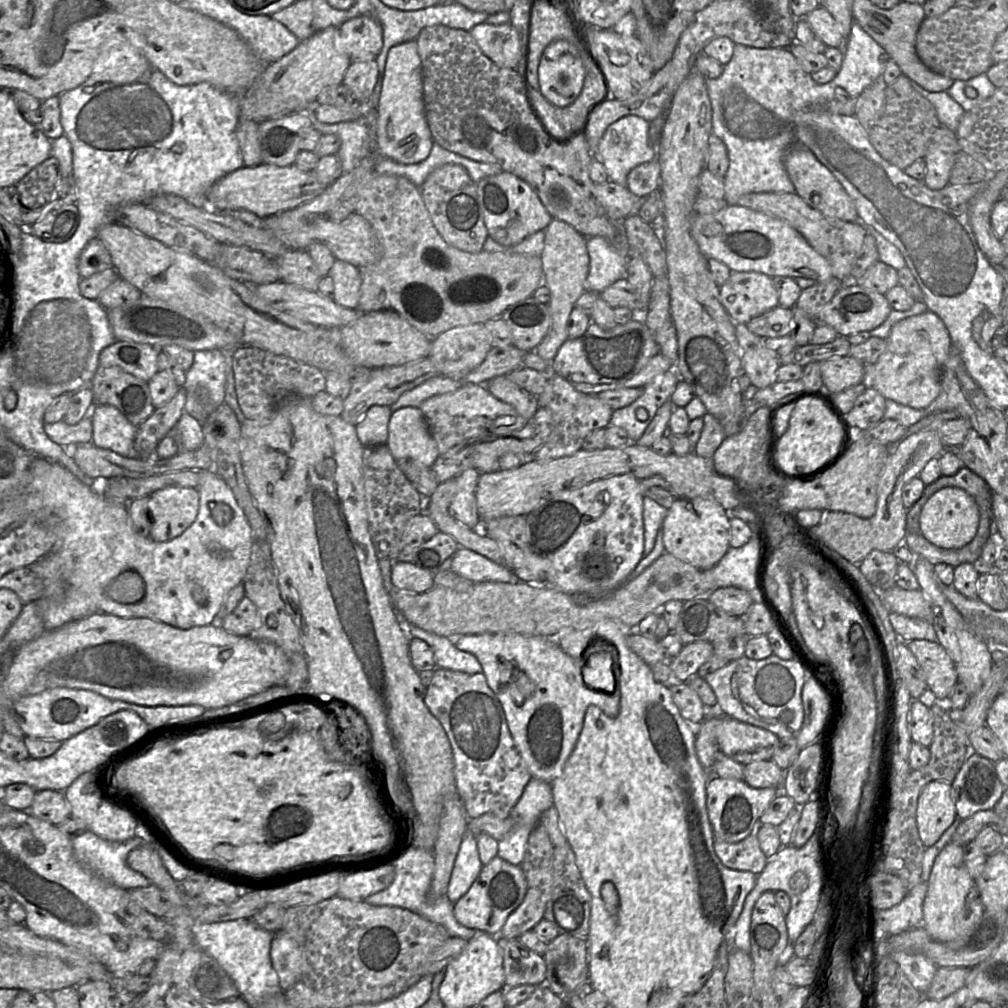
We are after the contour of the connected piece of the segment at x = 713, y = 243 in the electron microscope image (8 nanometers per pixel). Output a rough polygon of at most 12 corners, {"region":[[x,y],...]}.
{"region":[[738,204],[691,235],[732,271],[833,278],[787,222]]}

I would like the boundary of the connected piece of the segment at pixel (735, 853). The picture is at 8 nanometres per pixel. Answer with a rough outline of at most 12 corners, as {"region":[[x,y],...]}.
{"region":[[751,833],[737,843],[714,838],[715,853],[733,870],[762,872],[768,858]]}

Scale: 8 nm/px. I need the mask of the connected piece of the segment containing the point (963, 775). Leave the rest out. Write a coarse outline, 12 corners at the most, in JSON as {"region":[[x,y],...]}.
{"region":[[970,752],[951,782],[956,817],[993,809],[995,763]]}

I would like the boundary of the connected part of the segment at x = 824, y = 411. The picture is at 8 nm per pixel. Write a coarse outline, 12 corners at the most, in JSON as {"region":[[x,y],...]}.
{"region":[[818,398],[794,406],[772,447],[788,473],[835,455],[842,427]]}

